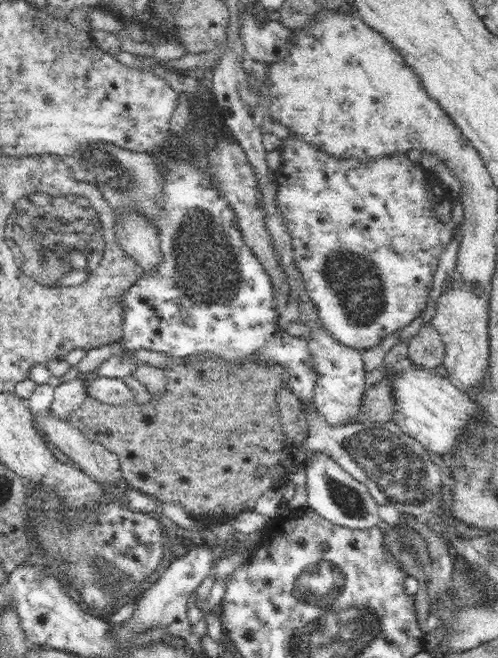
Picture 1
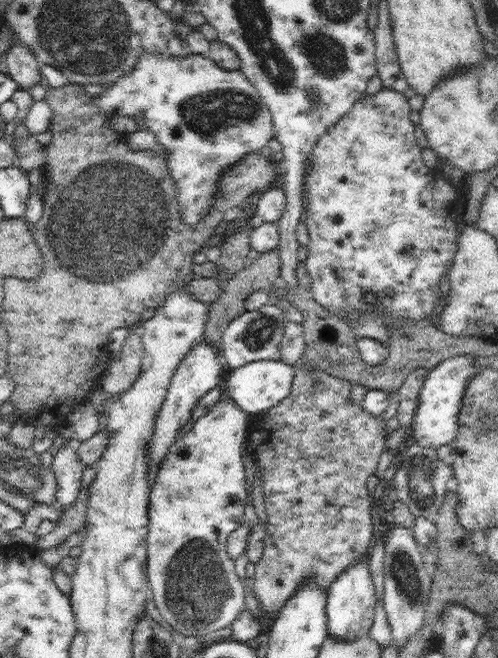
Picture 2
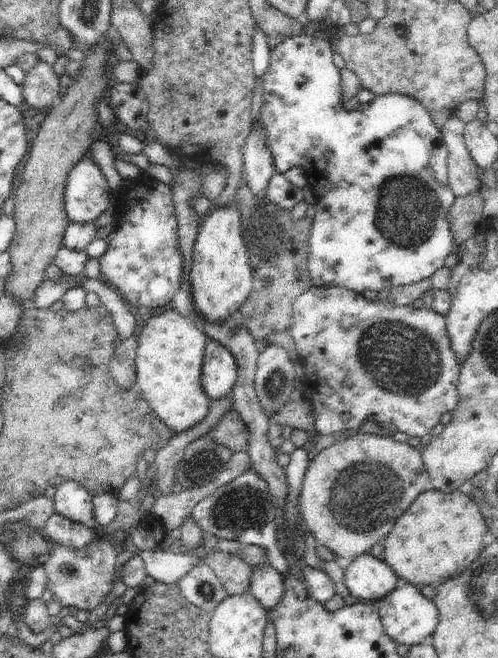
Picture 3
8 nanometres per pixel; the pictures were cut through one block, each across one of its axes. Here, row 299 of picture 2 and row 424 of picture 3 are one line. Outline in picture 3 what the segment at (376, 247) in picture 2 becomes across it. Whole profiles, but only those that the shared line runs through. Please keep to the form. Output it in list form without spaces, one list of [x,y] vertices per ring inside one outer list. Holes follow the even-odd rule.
[[[309,288],[293,302],[293,316],[287,330],[303,366],[303,380],[299,384],[307,406],[315,414],[313,428],[317,438],[359,430],[365,422],[375,422],[393,434],[401,432],[421,440],[439,424],[445,412],[453,412],[459,404],[457,384],[461,366],[451,350],[445,316],[431,308],[389,308],[379,300],[369,302],[365,296],[347,288]]]

